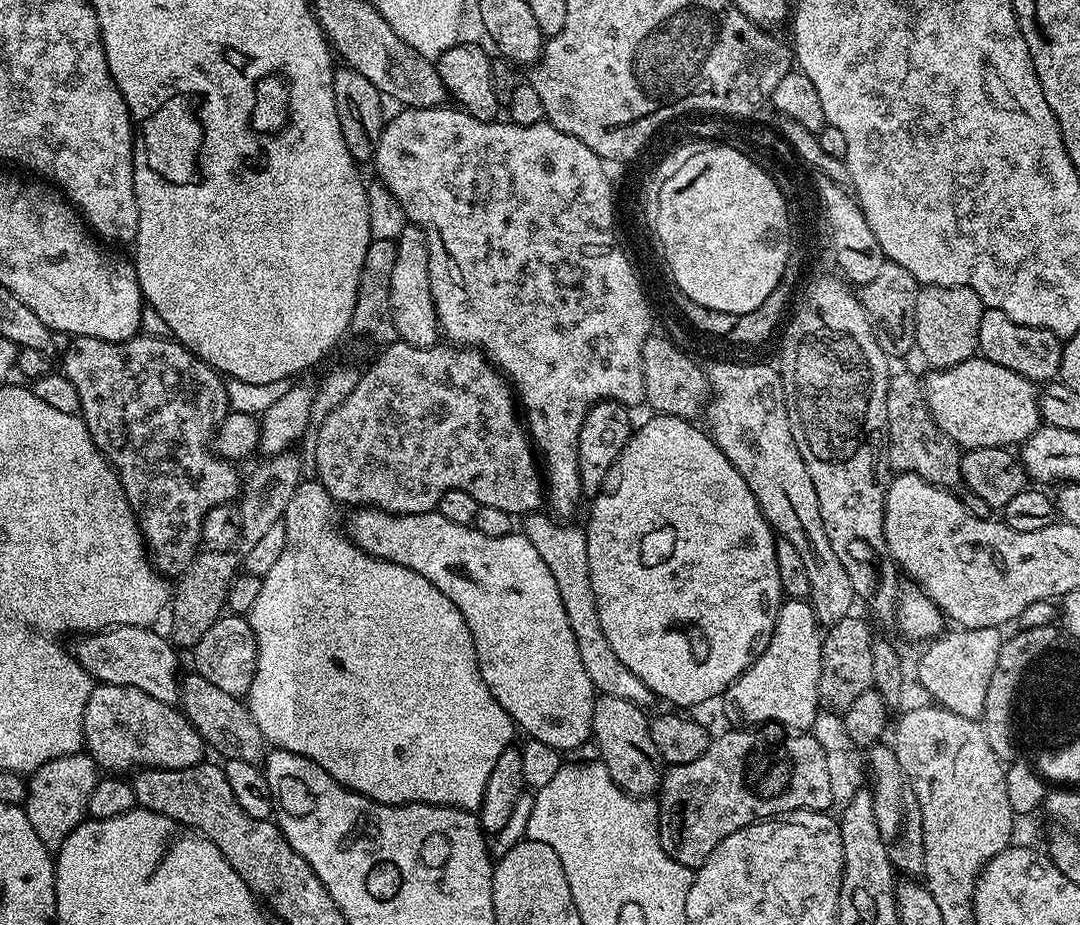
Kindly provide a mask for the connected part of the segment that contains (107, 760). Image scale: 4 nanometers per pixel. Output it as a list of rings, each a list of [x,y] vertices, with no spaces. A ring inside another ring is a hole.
[[[97,683],[84,711],[84,748],[97,766],[108,774],[124,774],[127,768],[189,768],[205,759],[206,743],[179,707],[158,702],[134,686]]]

